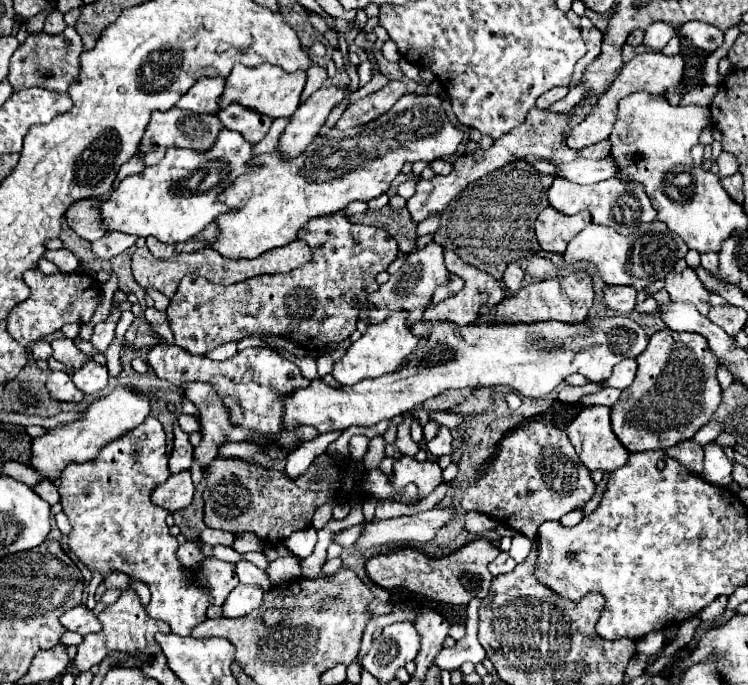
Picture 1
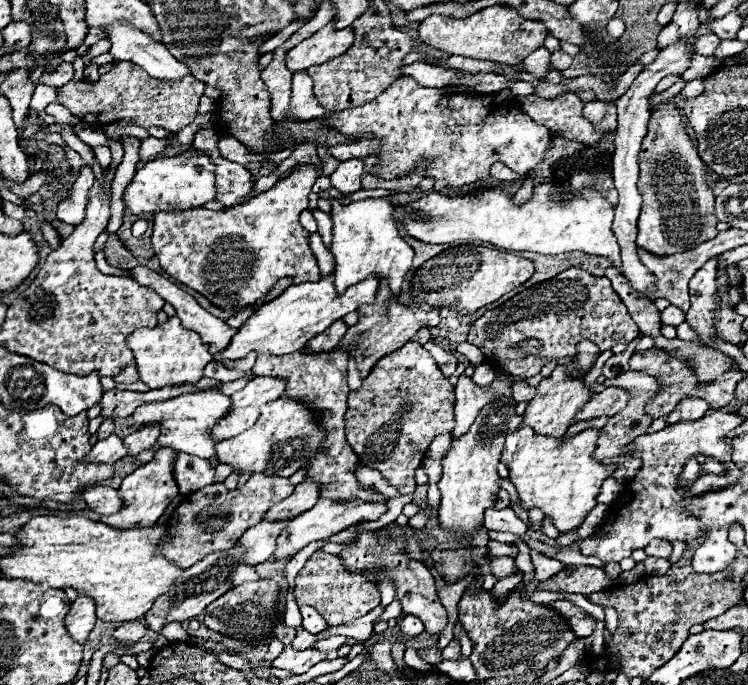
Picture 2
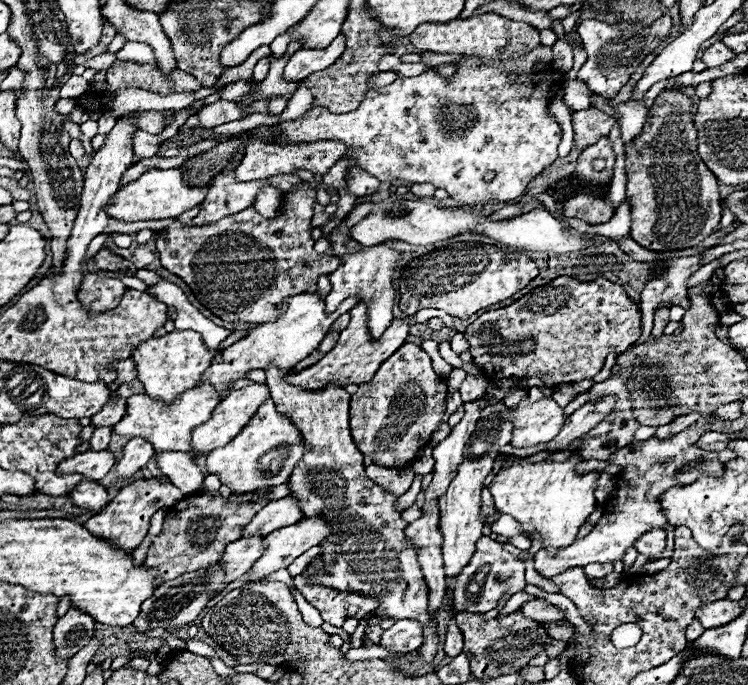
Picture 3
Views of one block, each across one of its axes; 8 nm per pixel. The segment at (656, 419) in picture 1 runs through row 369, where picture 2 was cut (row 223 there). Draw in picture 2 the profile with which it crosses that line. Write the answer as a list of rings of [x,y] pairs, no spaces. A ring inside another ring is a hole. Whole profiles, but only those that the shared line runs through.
[[[662,104],[654,110],[648,124],[648,134],[642,140],[638,162],[638,190],[644,198],[638,220],[638,248],[644,248],[654,256],[670,256],[686,252],[688,248],[696,248],[696,244],[702,244],[704,240],[710,240],[718,234],[714,194],[704,184],[704,162],[684,132],[682,116],[676,106]]]

